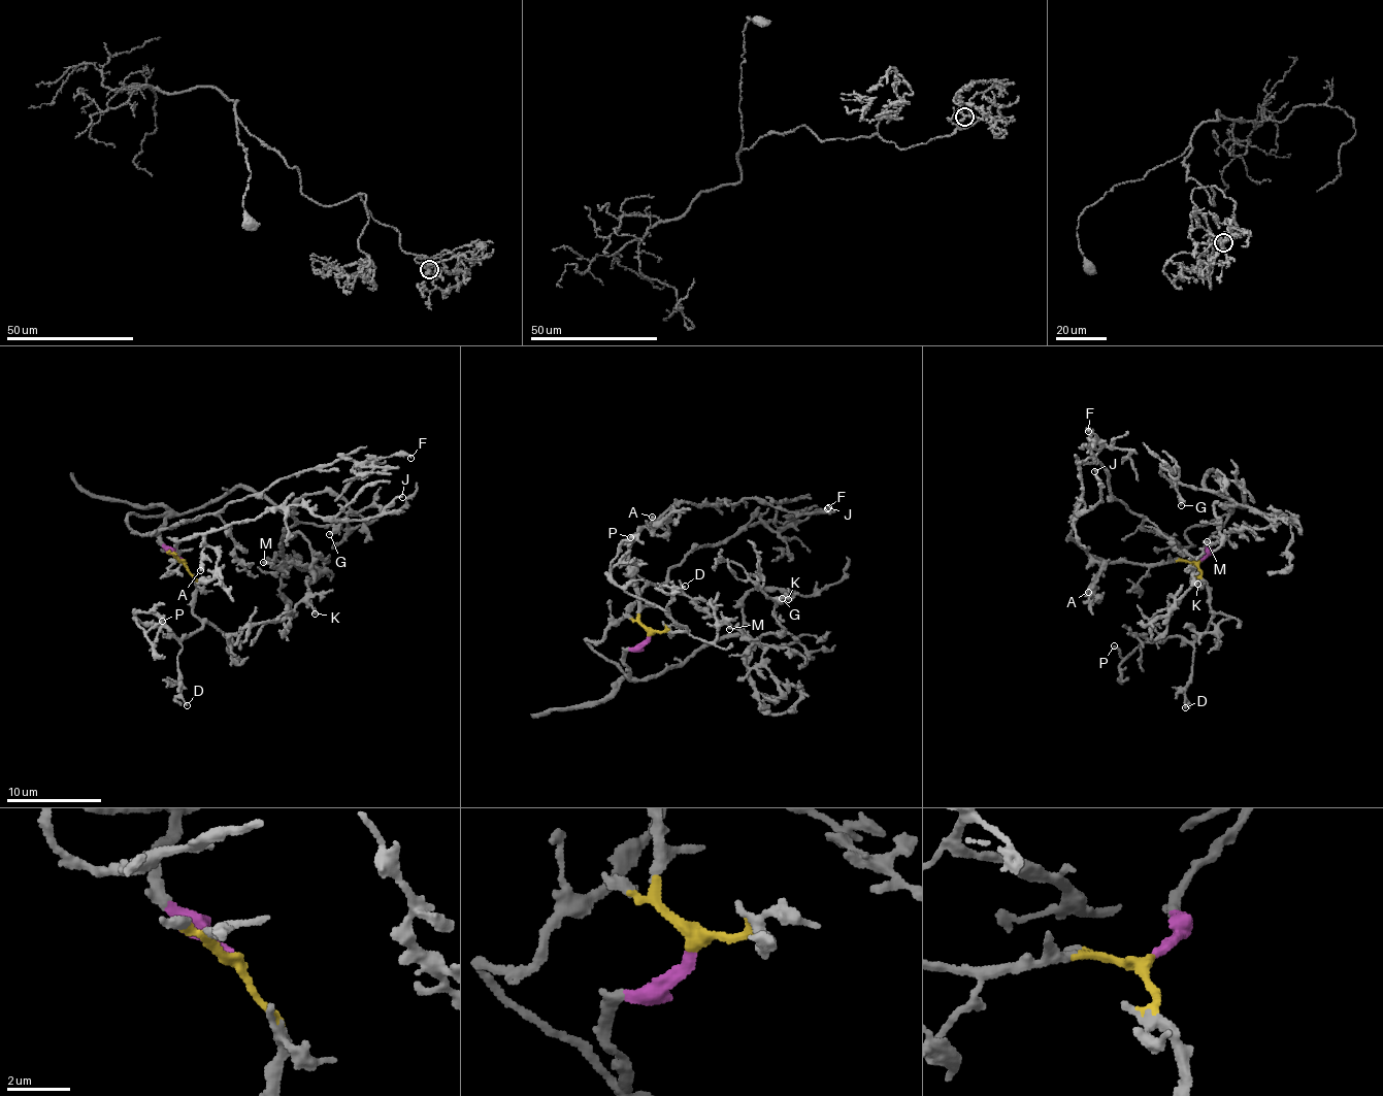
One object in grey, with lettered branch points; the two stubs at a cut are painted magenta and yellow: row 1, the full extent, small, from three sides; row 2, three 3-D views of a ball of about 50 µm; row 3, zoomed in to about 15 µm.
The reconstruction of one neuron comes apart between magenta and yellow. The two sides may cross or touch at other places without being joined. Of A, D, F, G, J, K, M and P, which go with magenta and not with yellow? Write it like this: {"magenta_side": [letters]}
{"magenta_side": ["F", "G", "K", "M"]}

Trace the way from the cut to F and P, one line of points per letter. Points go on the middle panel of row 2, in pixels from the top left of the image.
F: (650, 635), (626, 651), (628, 673), (586, 639), (706, 543), (826, 508)
P: (650, 635), (665, 630), (672, 634), (685, 629), (643, 600), (629, 594), (611, 575), (613, 559), (631, 537)

